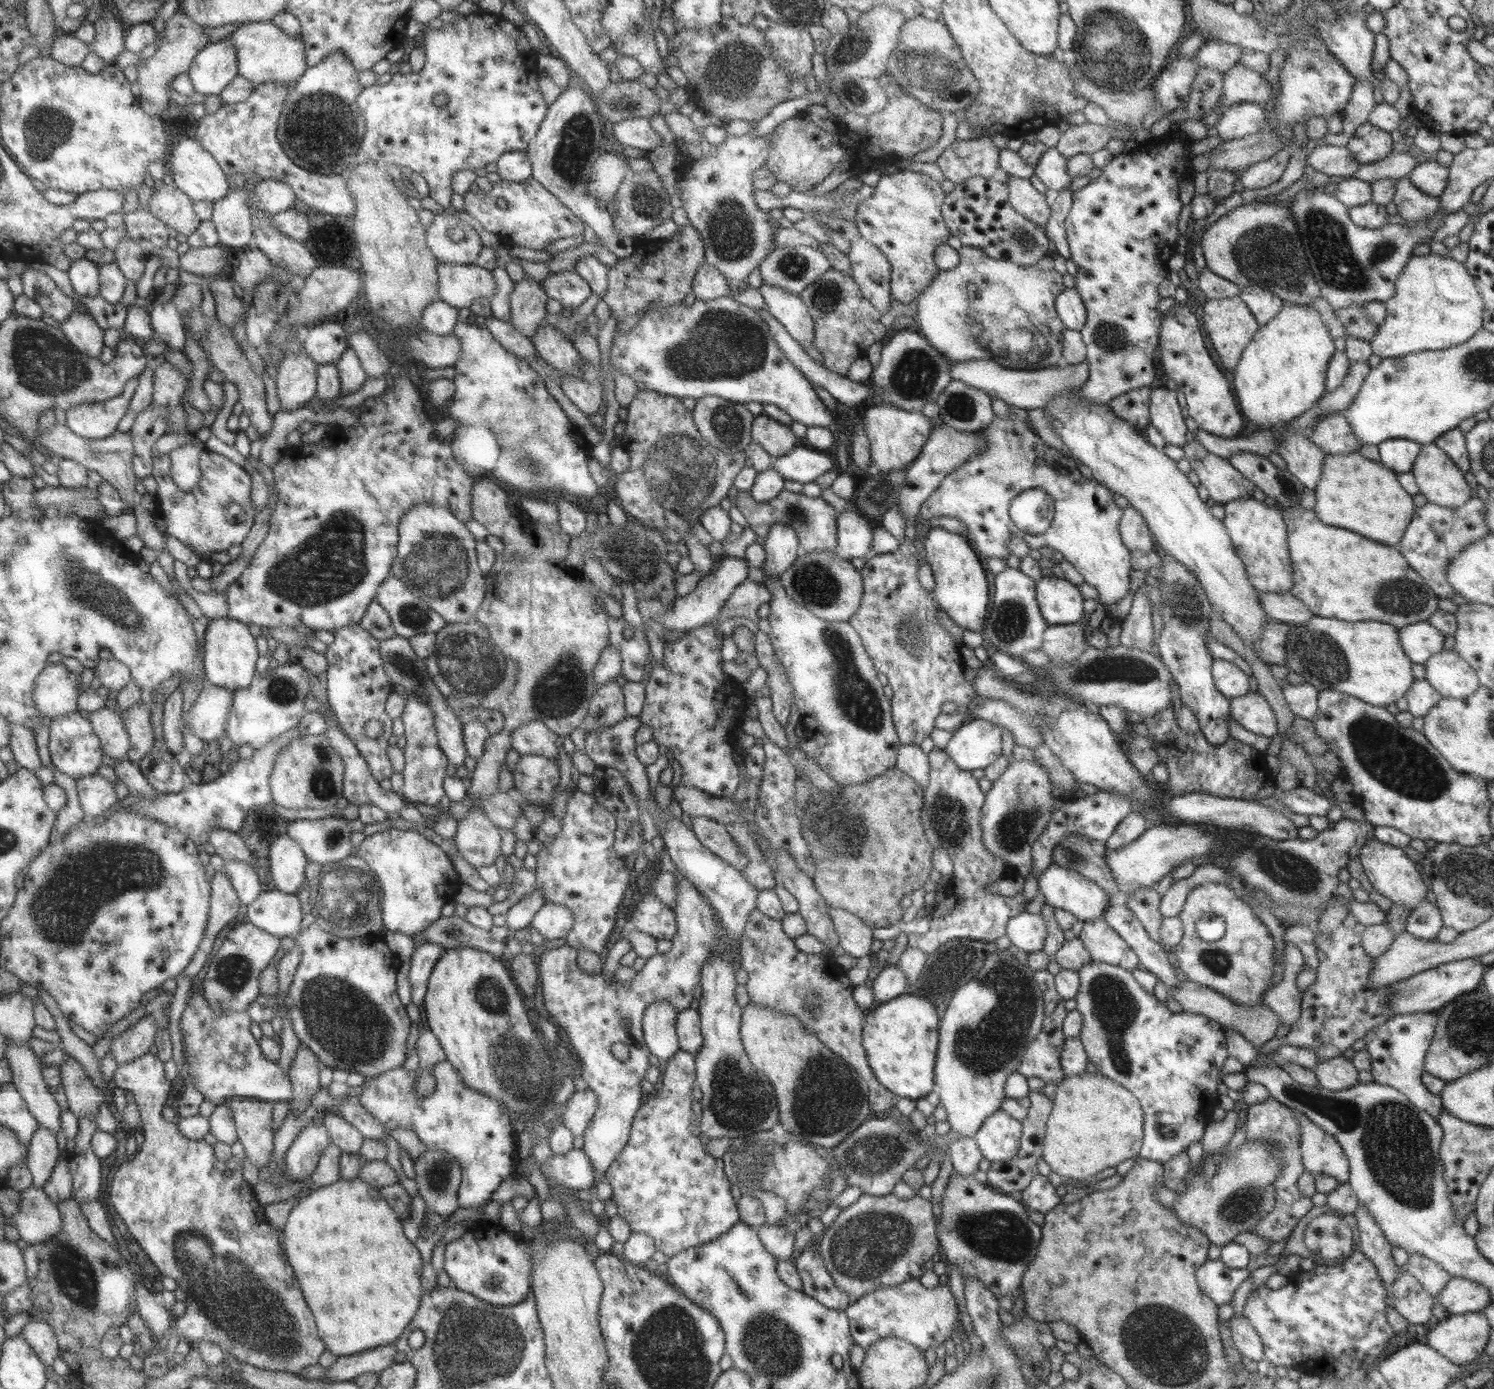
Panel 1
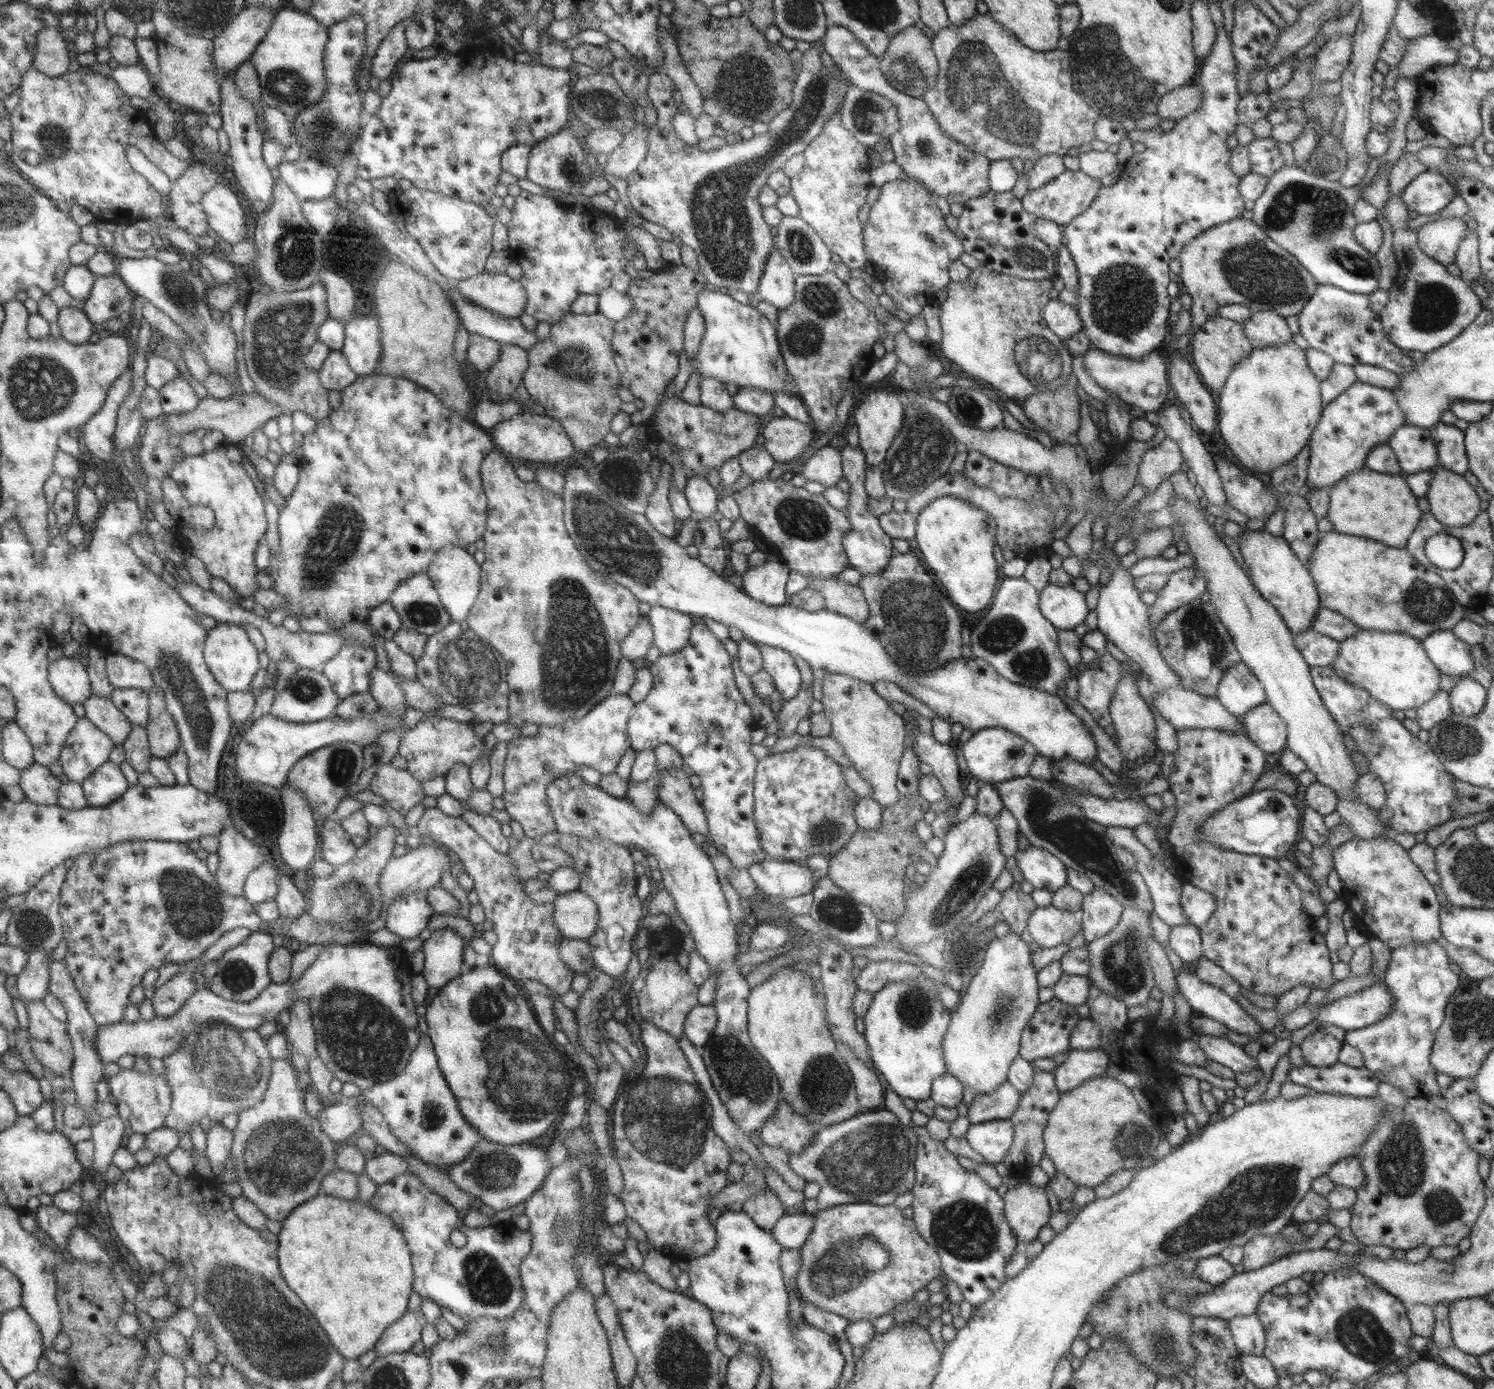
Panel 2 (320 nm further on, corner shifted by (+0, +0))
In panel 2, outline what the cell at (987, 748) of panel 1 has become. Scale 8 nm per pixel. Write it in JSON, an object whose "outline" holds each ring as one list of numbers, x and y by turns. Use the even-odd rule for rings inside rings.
{"outline":[[985,728,971,734,959,748,963,754,969,772,974,778,985,783,1000,783,1029,774,1029,767,1037,756,1037,750,1023,740,1021,736,1003,728]]}

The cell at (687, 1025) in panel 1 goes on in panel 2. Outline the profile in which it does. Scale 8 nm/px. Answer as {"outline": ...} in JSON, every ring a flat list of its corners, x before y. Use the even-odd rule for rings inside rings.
{"outline":[[697,1003,689,1012,684,1020,683,1032,689,1042,701,1048,713,1032,717,1020,714,1006,701,1005]]}

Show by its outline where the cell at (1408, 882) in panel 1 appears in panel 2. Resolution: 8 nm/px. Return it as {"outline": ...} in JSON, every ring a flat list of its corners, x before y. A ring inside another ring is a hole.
{"outline":[[1352,838,1332,850,1333,869,1343,882,1344,890,1339,894,1346,906,1352,910,1354,926,1366,938,1376,938,1389,947,1411,948,1413,945,1436,941,1440,933,1437,901,1433,886,1427,882,1421,869,1409,858,1407,850,1401,848,1391,838,1374,838,1359,840]]}

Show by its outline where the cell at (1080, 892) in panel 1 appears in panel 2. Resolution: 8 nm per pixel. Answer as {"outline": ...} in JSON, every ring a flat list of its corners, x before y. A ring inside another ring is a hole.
{"outline":[[1028,844,1014,854,1016,867,1034,889,1052,893,1066,884,1066,866,1050,852]]}

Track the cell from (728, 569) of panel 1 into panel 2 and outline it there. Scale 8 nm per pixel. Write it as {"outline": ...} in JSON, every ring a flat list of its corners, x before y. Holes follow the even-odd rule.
{"outline":[[651,606,648,621,653,631,653,642,660,654,673,654,687,642,691,619,689,615,661,606]]}

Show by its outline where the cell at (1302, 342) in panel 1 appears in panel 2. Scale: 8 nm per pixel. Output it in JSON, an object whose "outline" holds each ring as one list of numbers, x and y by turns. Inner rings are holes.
{"outline":[[1291,340,1285,344,1253,348,1233,367,1218,394,1216,430,1243,471,1268,480,1271,473,1293,460,1308,444,1324,407,1320,401,1319,383,1307,366,1304,350]]}

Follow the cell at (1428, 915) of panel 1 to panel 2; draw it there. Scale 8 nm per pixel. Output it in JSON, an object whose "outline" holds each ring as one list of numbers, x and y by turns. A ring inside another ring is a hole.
{"outline":[[1437,941,1427,944,1413,945,1411,948,1393,949,1390,954,1388,967,1385,969,1381,983,1387,987,1394,1003,1392,1009,1380,1020,1368,1027,1345,1031,1342,1044,1355,1047,1362,1054,1365,1067,1371,1071,1380,1082,1386,1082,1400,1089,1411,1099,1425,1099,1437,1102,1441,1099,1442,1091,1436,1083,1436,1070,1431,1066,1429,1057,1436,1030,1445,1018,1444,1012,1448,998,1459,986,1459,978,1449,968,1450,958]]}

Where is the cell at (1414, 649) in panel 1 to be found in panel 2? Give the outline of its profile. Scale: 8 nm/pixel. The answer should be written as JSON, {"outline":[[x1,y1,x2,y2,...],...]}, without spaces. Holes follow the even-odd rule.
{"outline":[[1434,630,1420,640,1427,658,1439,673,1451,677,1473,672,1471,647,1458,639,1451,631]]}

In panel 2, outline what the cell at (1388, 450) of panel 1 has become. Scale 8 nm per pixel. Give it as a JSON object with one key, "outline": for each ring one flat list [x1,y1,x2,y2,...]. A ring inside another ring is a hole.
{"outline":[[1403,424,1386,443,1394,452,1399,469,1407,474,1430,470,1438,465,1437,449,1428,428]]}

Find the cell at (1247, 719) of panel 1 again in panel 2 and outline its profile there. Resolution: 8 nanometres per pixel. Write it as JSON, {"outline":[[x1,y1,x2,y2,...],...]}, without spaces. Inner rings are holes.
{"outline":[[1266,703,1249,710,1241,721,1249,740,1263,753,1273,755,1286,747,1285,721]]}

